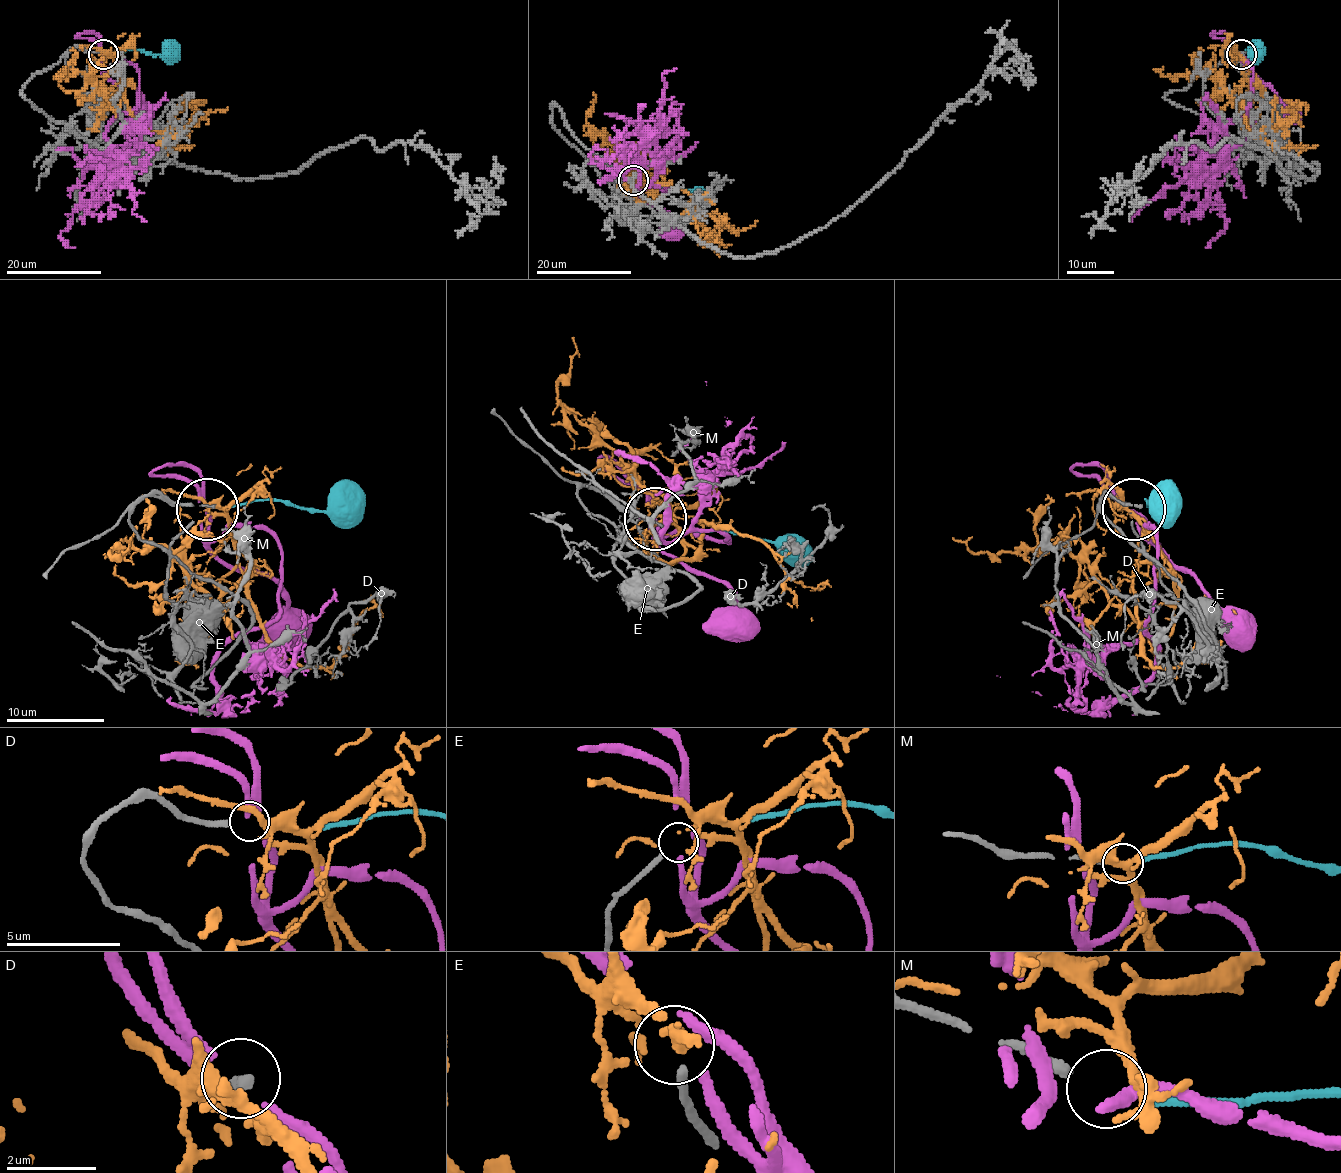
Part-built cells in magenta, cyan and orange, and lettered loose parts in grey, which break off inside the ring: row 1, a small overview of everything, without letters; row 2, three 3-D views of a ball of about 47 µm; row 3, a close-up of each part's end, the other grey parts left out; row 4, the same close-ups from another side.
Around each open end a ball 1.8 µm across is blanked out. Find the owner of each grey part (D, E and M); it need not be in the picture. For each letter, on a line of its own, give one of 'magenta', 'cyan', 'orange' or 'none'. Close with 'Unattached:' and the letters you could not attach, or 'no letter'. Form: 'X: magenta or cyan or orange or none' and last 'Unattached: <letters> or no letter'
D: none
E: orange
M: cyan
Unattached: D

